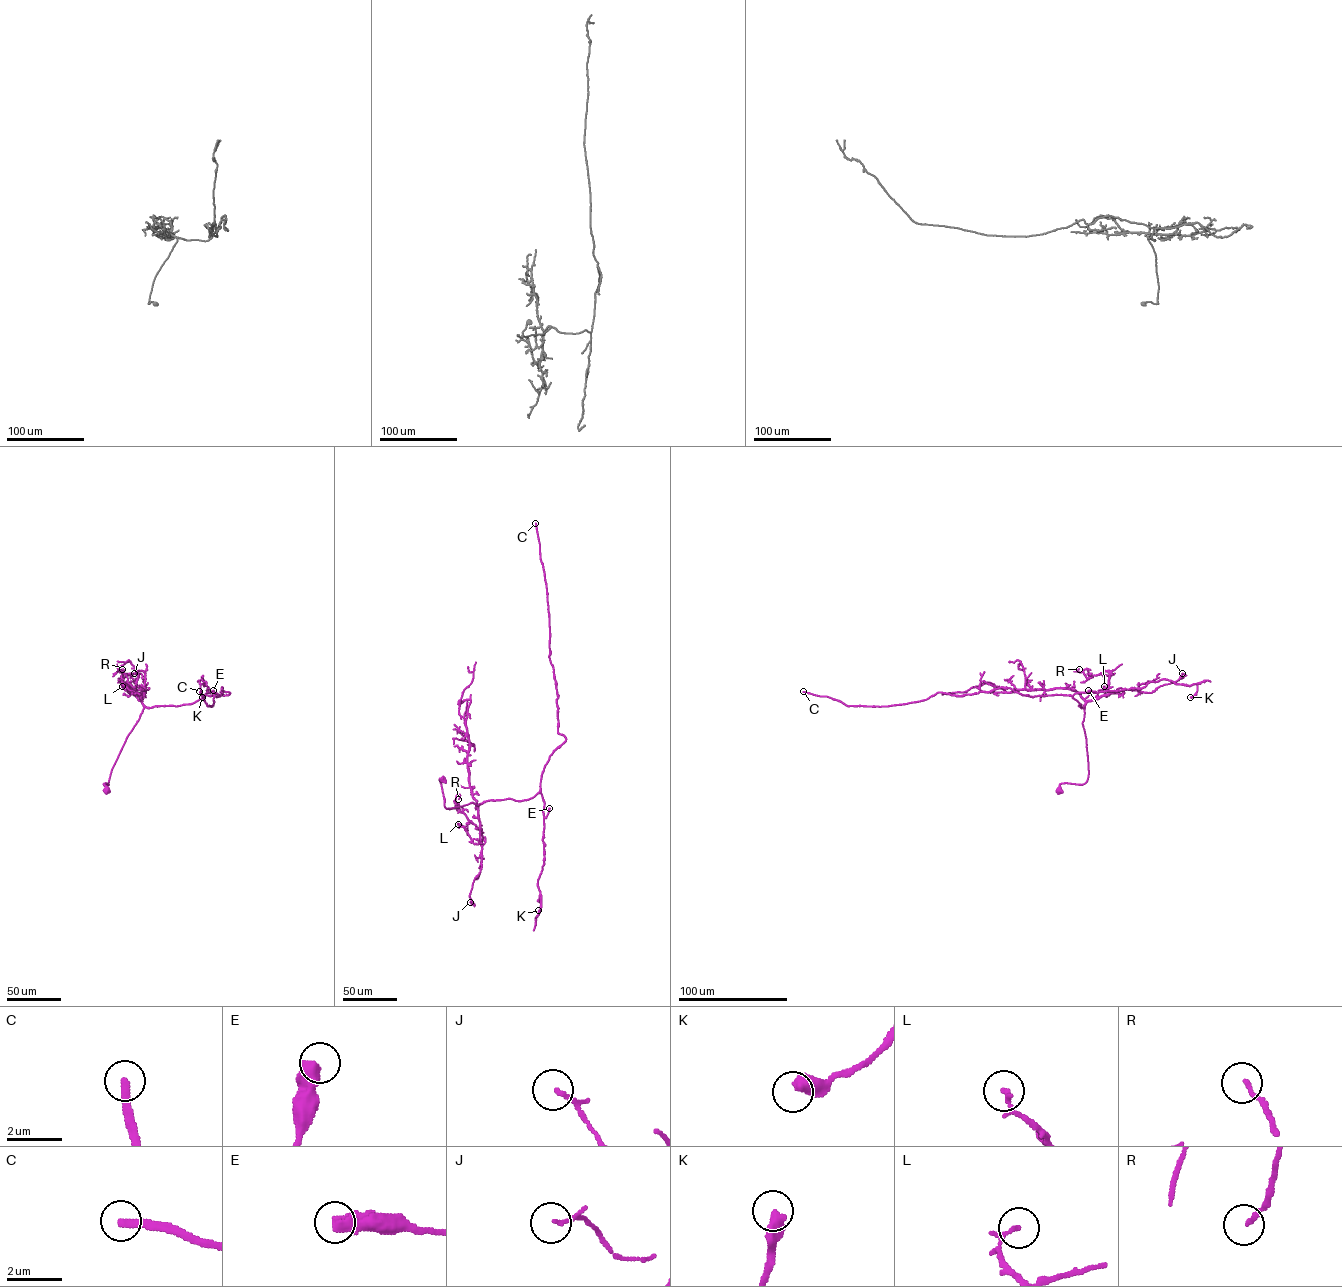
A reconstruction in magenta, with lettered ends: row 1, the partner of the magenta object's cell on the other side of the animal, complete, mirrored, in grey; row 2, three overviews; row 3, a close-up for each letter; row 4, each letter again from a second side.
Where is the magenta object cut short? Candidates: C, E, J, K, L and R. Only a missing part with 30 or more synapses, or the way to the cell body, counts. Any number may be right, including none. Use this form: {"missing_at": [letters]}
{"missing_at": ["C"]}

